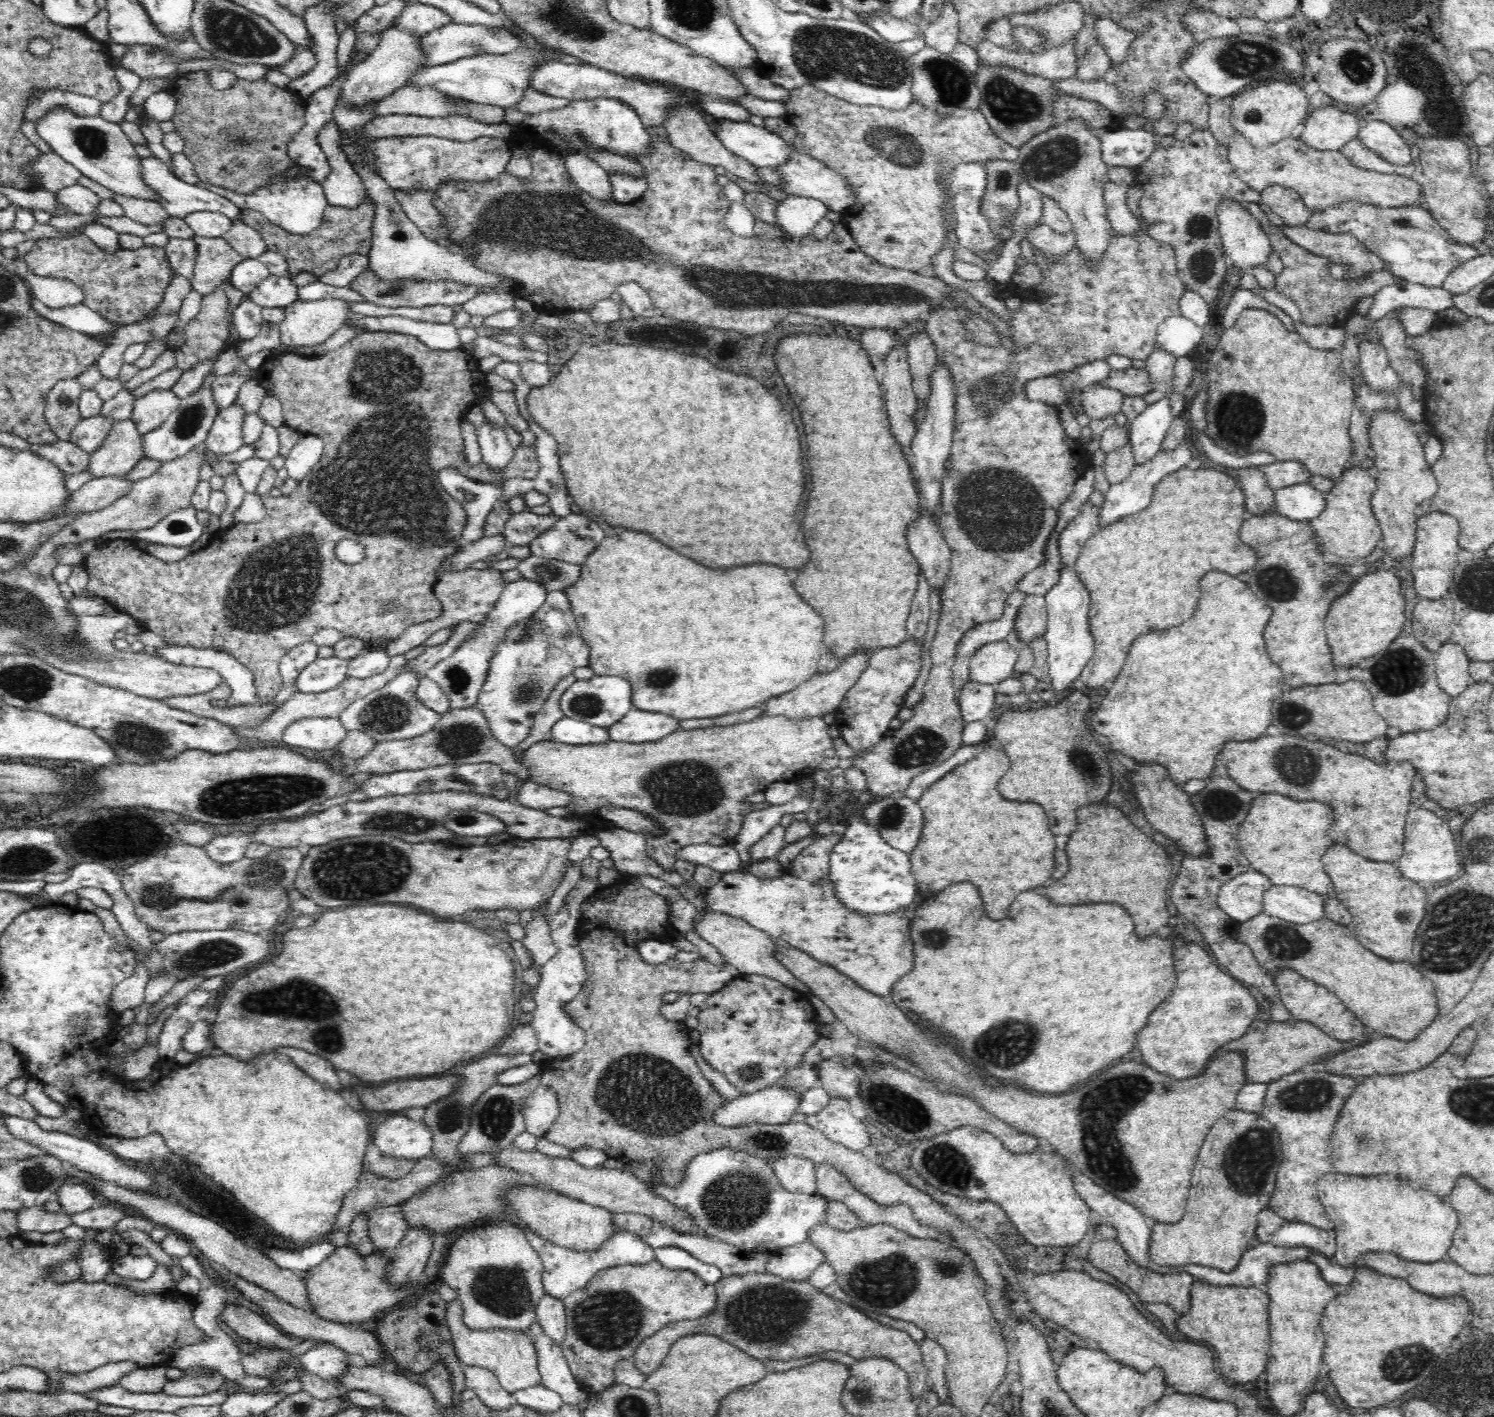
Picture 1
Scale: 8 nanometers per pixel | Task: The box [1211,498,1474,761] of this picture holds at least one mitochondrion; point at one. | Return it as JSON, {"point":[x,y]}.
{"point":[1397,671]}

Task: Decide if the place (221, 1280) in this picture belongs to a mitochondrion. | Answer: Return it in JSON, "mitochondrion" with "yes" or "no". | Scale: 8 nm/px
{"mitochondrion":"no"}

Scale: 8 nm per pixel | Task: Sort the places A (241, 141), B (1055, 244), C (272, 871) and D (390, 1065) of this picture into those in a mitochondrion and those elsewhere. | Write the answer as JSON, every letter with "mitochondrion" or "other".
{"A":"other","B":"other","C":"mitochondrion","D":"other"}

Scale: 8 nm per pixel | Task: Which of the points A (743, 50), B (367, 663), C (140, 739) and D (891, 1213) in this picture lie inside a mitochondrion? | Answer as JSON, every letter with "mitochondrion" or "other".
{"A":"other","B":"other","C":"mitochondrion","D":"other"}

